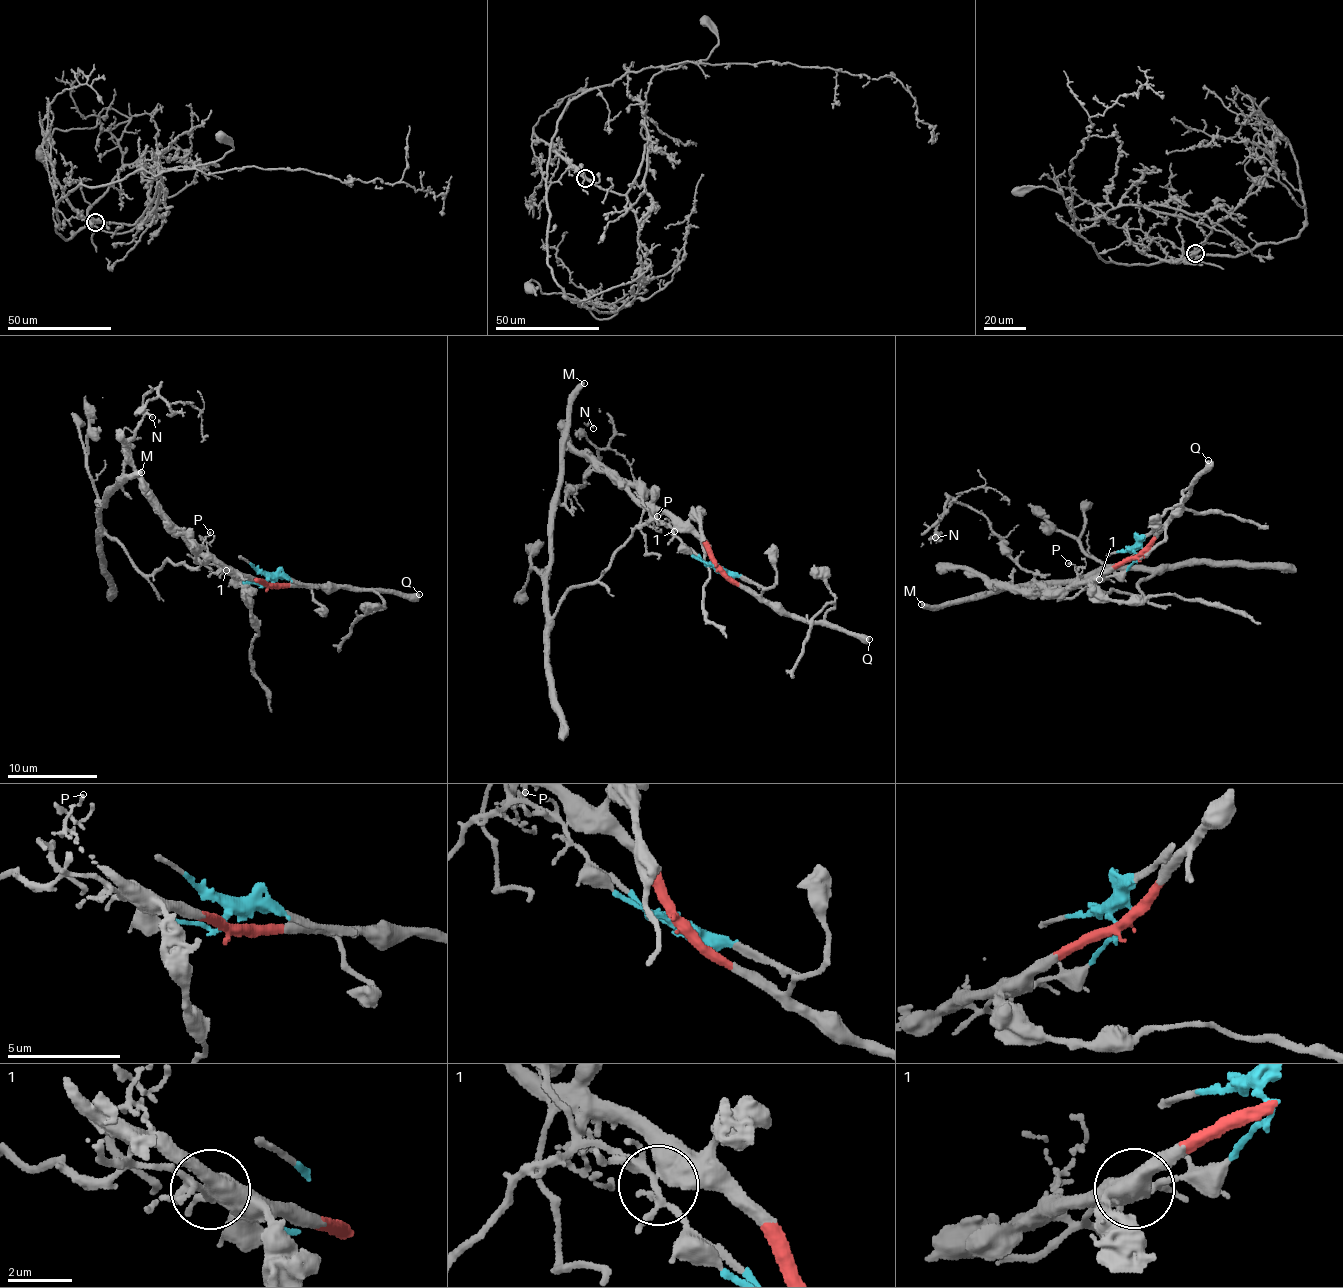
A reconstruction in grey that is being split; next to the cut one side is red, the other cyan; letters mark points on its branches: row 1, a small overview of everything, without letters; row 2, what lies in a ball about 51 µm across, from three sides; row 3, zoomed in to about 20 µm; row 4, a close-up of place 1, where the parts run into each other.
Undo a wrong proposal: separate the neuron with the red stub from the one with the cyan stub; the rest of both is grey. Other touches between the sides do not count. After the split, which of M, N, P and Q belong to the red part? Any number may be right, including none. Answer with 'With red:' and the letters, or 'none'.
With red: P, Q

